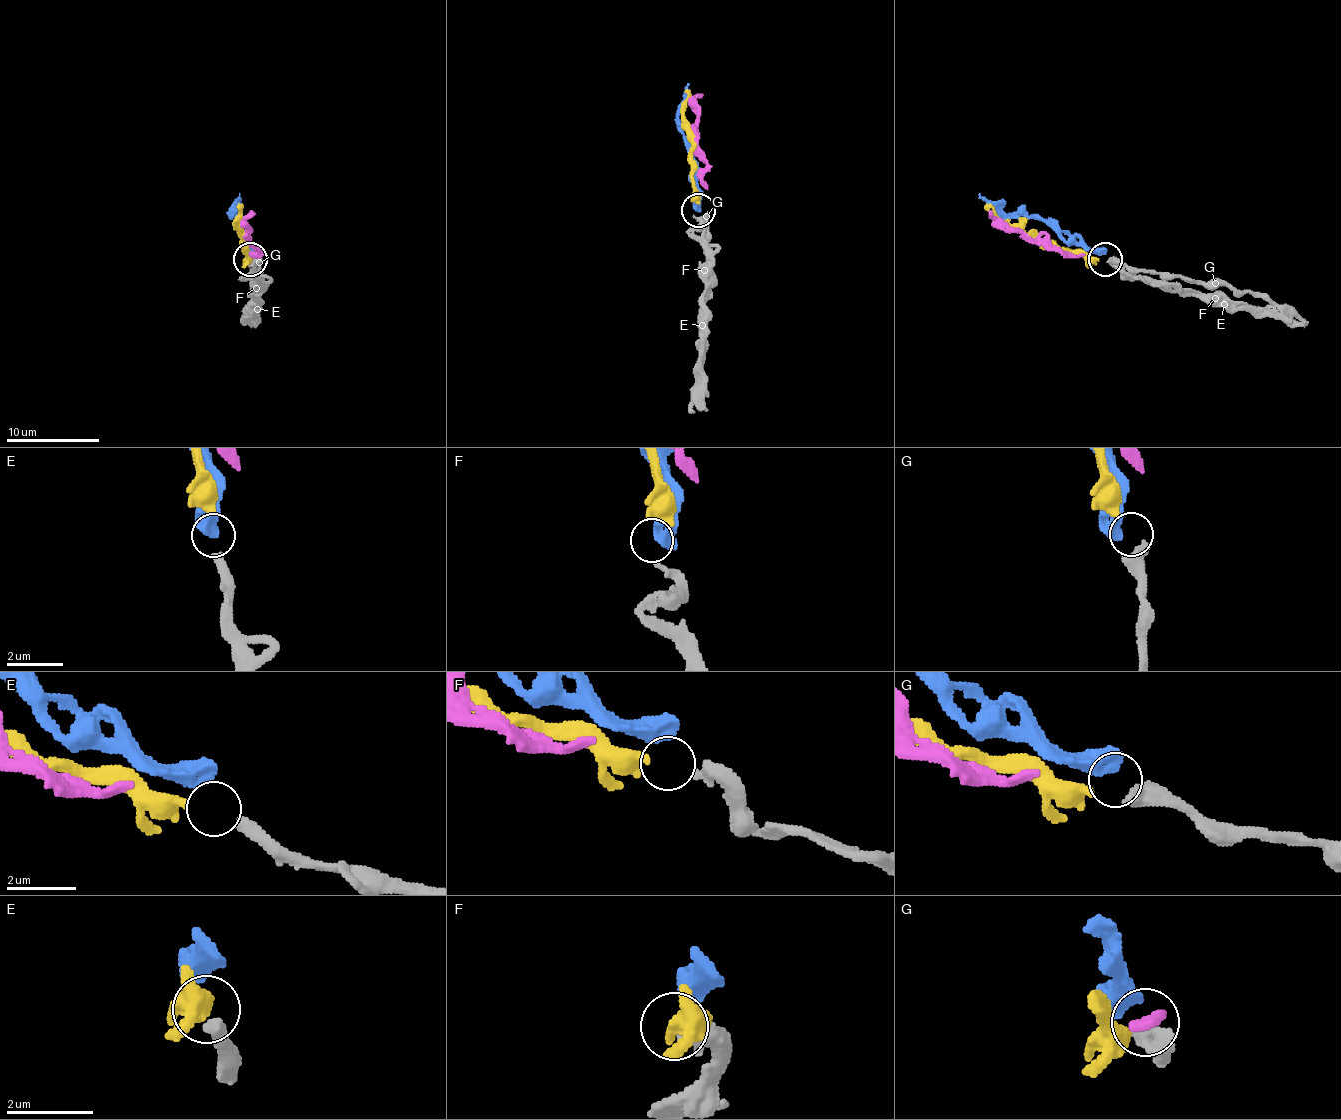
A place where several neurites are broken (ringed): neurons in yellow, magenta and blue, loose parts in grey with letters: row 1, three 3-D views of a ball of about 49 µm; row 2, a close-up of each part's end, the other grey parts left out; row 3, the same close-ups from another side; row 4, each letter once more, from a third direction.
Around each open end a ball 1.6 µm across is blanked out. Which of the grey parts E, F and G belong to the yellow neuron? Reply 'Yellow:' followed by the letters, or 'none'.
Yellow: E

